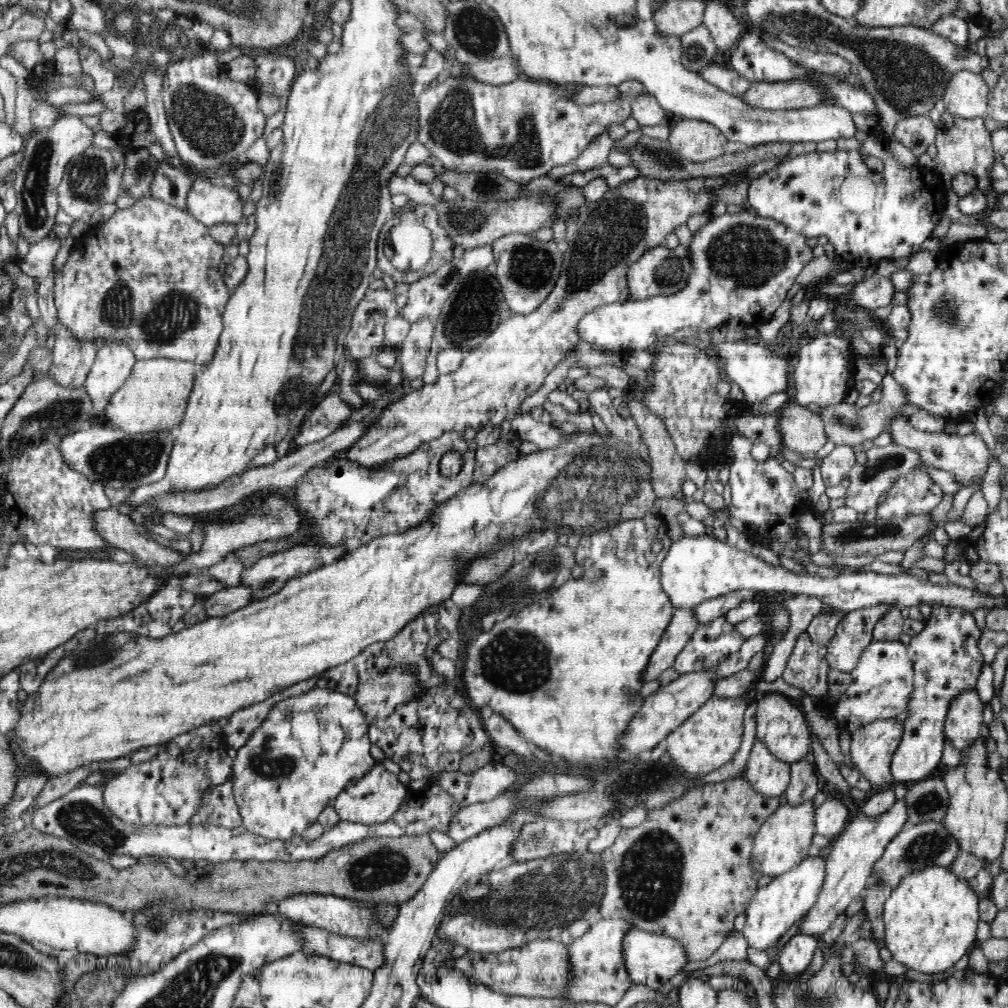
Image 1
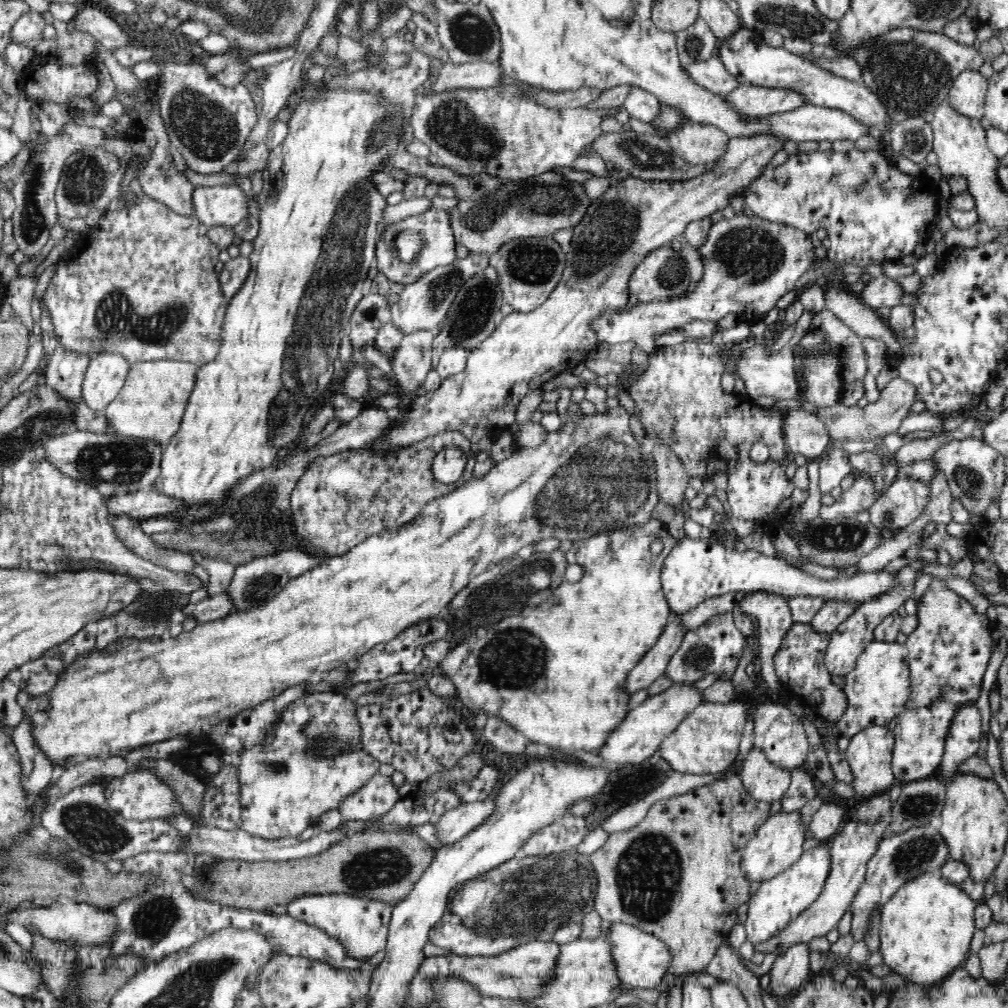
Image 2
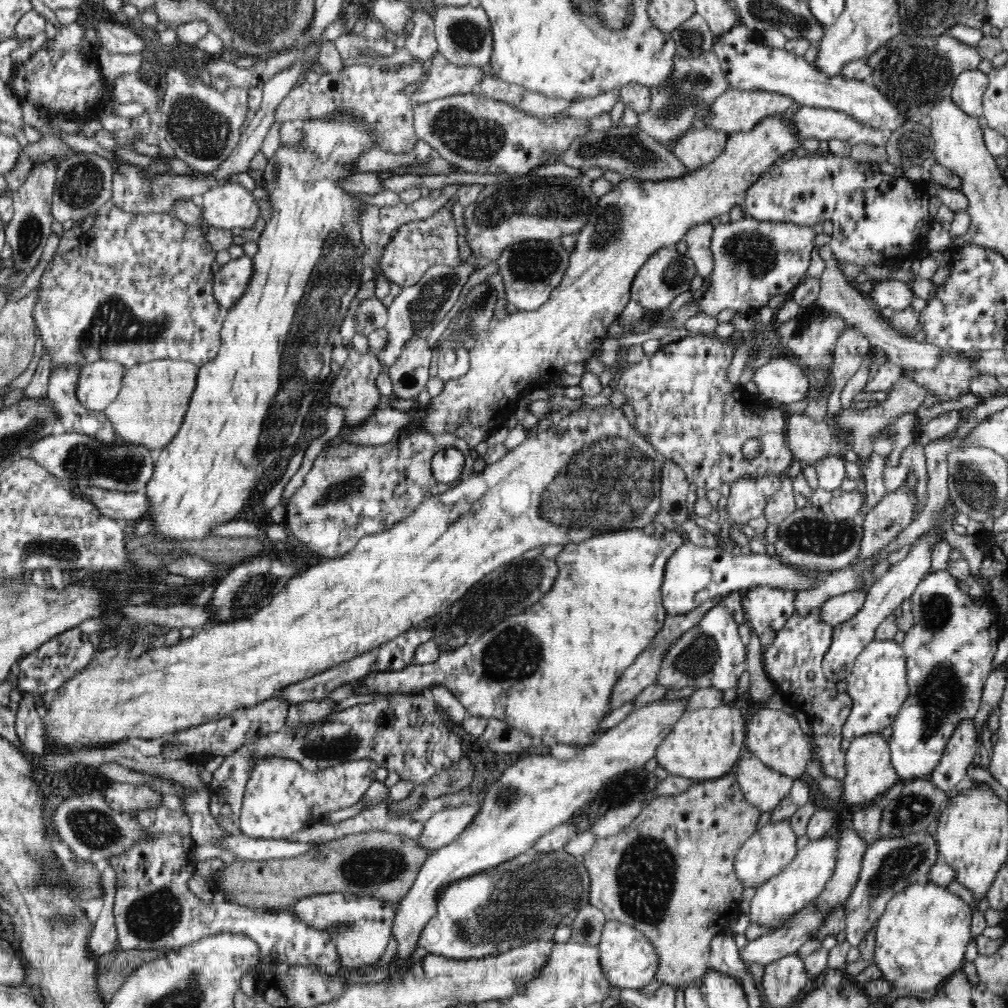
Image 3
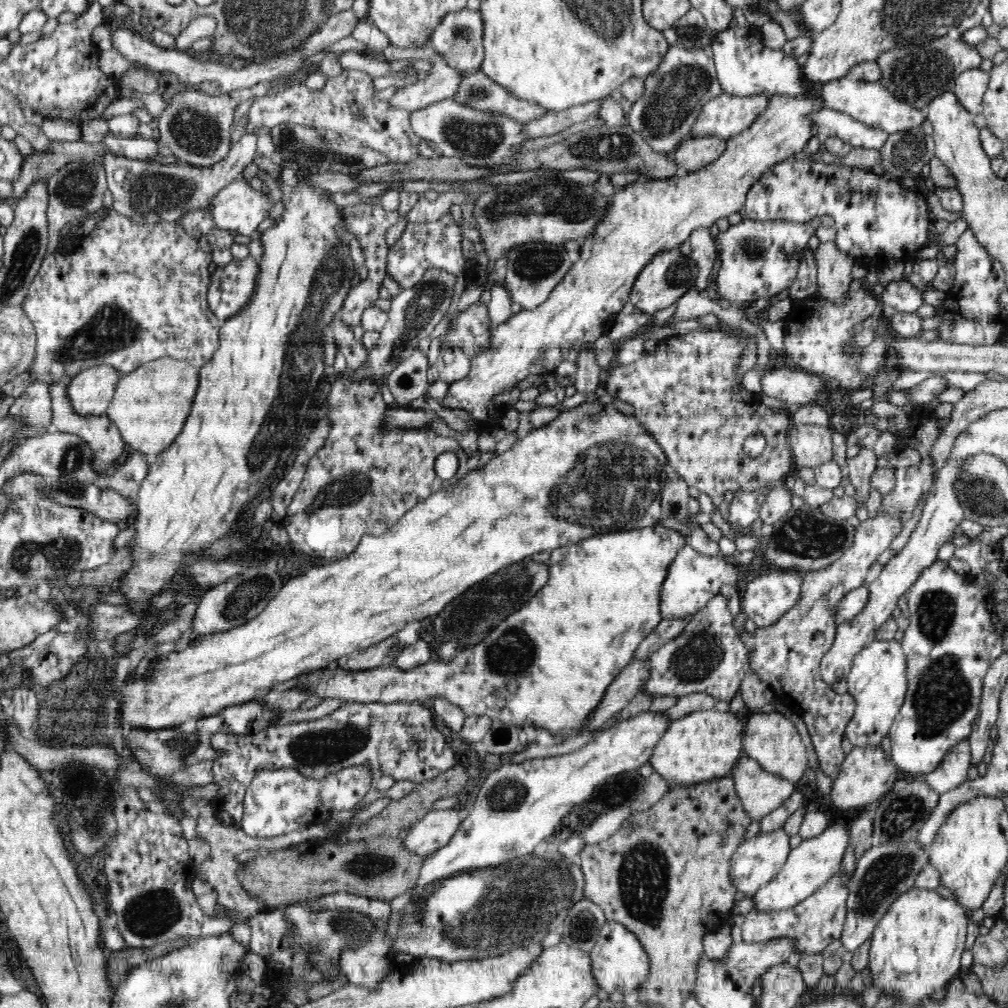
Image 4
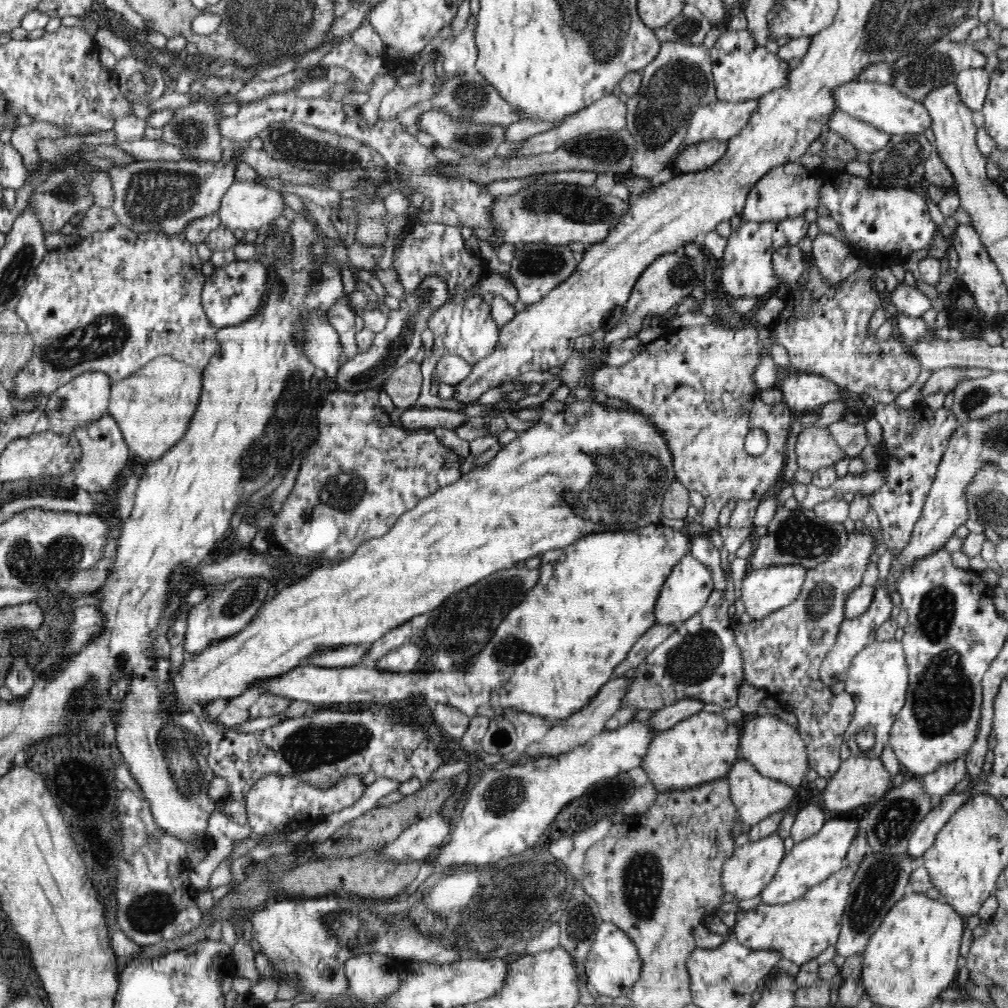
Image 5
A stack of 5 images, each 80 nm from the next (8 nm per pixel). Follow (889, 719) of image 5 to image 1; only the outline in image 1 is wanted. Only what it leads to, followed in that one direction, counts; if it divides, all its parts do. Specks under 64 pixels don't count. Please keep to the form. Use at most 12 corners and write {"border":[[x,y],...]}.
{"border":[[874,641],[850,672],[834,719],[848,733],[908,708],[913,662]]}

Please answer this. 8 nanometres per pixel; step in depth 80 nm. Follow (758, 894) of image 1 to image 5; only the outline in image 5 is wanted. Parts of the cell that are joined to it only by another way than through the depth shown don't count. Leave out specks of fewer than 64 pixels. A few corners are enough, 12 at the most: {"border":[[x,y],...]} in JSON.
{"border":[[831,819],[784,856],[761,902],[804,896],[844,865],[861,823]]}

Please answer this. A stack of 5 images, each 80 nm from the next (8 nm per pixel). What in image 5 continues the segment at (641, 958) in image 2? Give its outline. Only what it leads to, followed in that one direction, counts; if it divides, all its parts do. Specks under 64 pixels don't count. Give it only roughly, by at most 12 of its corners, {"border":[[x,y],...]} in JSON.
{"border":[[603,921],[584,963],[600,996],[630,994],[641,971],[635,944]]}

